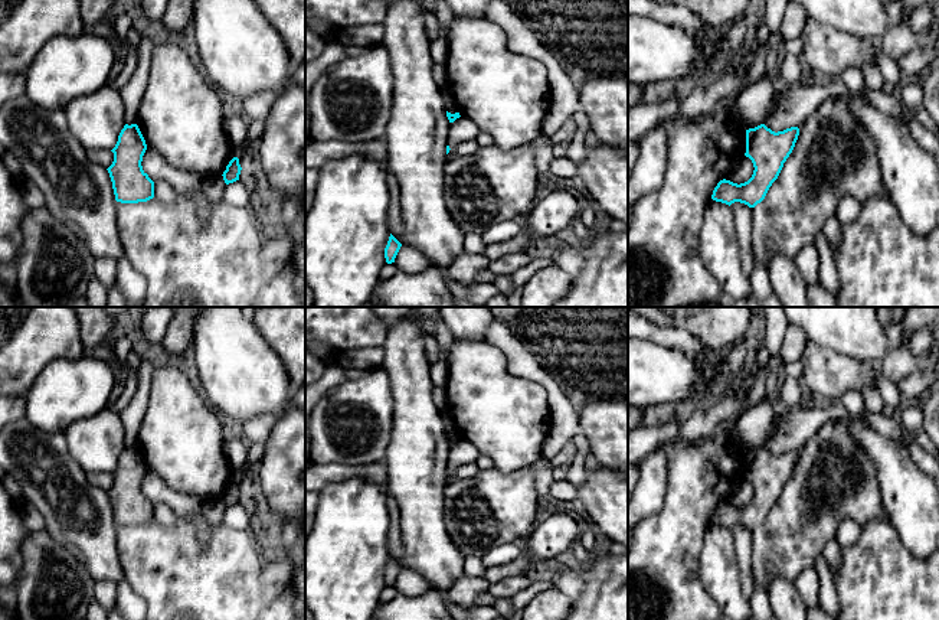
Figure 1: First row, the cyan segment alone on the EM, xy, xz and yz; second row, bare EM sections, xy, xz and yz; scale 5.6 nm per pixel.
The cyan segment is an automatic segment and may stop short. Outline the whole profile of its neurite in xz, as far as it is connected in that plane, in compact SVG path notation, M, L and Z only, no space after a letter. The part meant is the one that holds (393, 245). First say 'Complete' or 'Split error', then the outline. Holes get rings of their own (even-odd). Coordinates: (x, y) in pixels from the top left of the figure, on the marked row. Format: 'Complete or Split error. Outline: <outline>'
Complete. Outline: M390 234L387 245L385 248L385 258L387 264L395 262L395 258L400 249L402 244Z

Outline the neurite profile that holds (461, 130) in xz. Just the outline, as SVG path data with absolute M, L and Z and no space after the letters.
M465 117L457 118L449 125L448 146L449 153L448 157L457 156L457 147L464 143L478 137L480 128Z

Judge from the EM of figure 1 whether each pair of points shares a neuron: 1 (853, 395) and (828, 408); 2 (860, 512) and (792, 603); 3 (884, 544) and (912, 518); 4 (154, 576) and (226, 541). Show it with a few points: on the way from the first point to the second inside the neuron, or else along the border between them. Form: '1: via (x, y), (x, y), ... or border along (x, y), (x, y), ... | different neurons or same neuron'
1: border along (840, 400), (854, 418), (853, 423) | different neurons
2: border along (792, 583), (784, 578), (774, 578), (766, 590) | different neurons
3: border along (887, 519), (902, 544), (918, 560) | different neurons
4: via (172, 576), (192, 576), (209, 558) | same neuron

